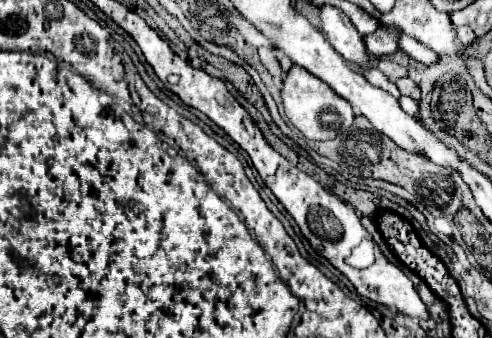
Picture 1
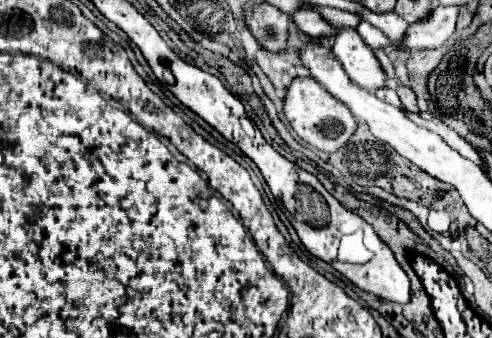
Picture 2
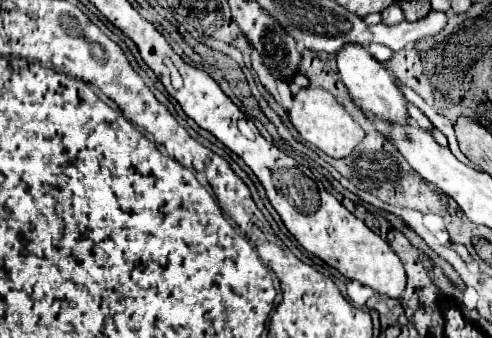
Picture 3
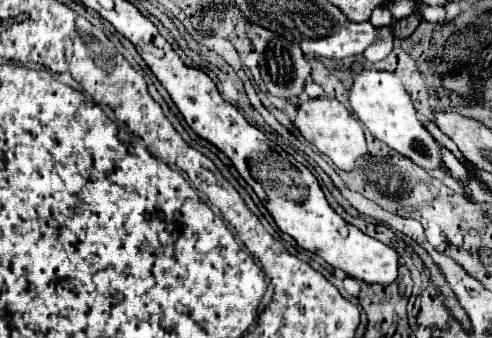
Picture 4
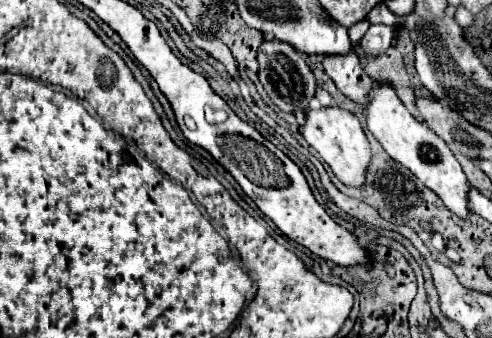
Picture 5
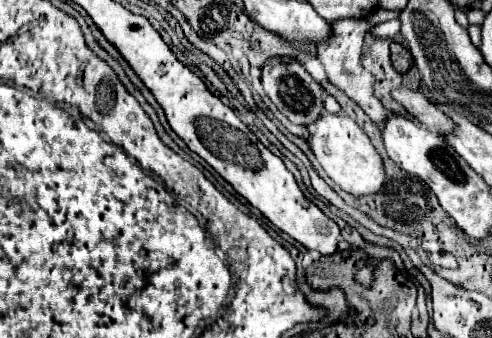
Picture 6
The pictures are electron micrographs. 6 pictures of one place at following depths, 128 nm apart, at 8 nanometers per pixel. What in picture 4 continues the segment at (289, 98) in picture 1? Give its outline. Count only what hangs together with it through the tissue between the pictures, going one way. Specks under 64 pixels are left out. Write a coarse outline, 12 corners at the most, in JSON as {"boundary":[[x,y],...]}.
{"boundary":[[336,98],[300,102],[294,126],[340,170],[366,154],[360,122]]}

